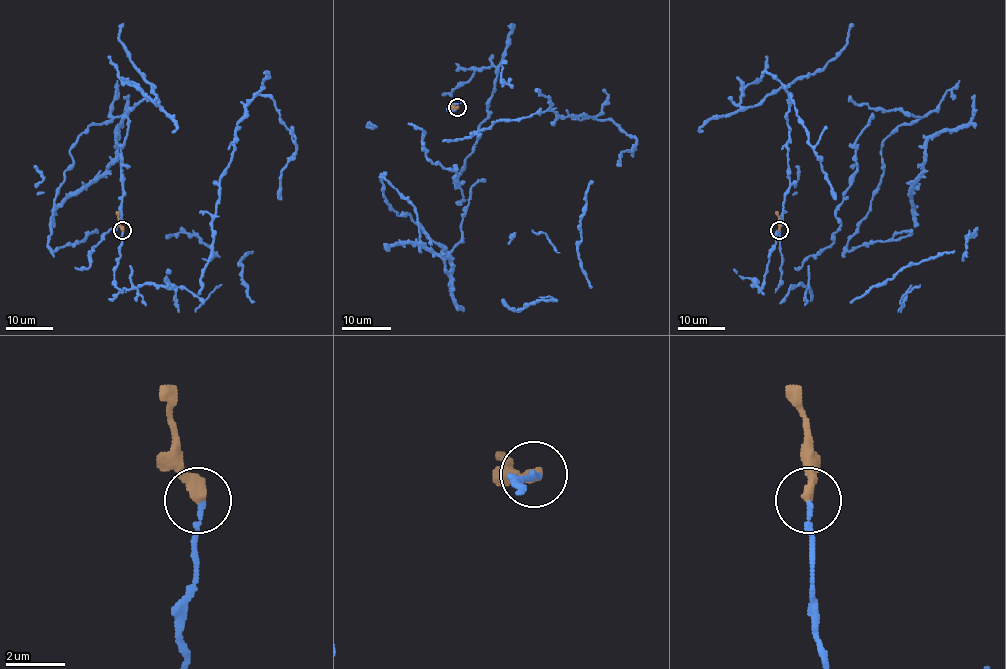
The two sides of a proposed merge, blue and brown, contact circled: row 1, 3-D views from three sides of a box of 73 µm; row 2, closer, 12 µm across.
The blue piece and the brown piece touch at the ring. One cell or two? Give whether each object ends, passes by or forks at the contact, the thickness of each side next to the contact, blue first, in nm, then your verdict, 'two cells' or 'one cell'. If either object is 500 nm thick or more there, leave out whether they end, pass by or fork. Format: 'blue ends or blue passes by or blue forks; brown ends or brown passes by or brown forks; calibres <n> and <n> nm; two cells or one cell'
blue ends; brown ends; calibres 150 and 400 nm; two cells

